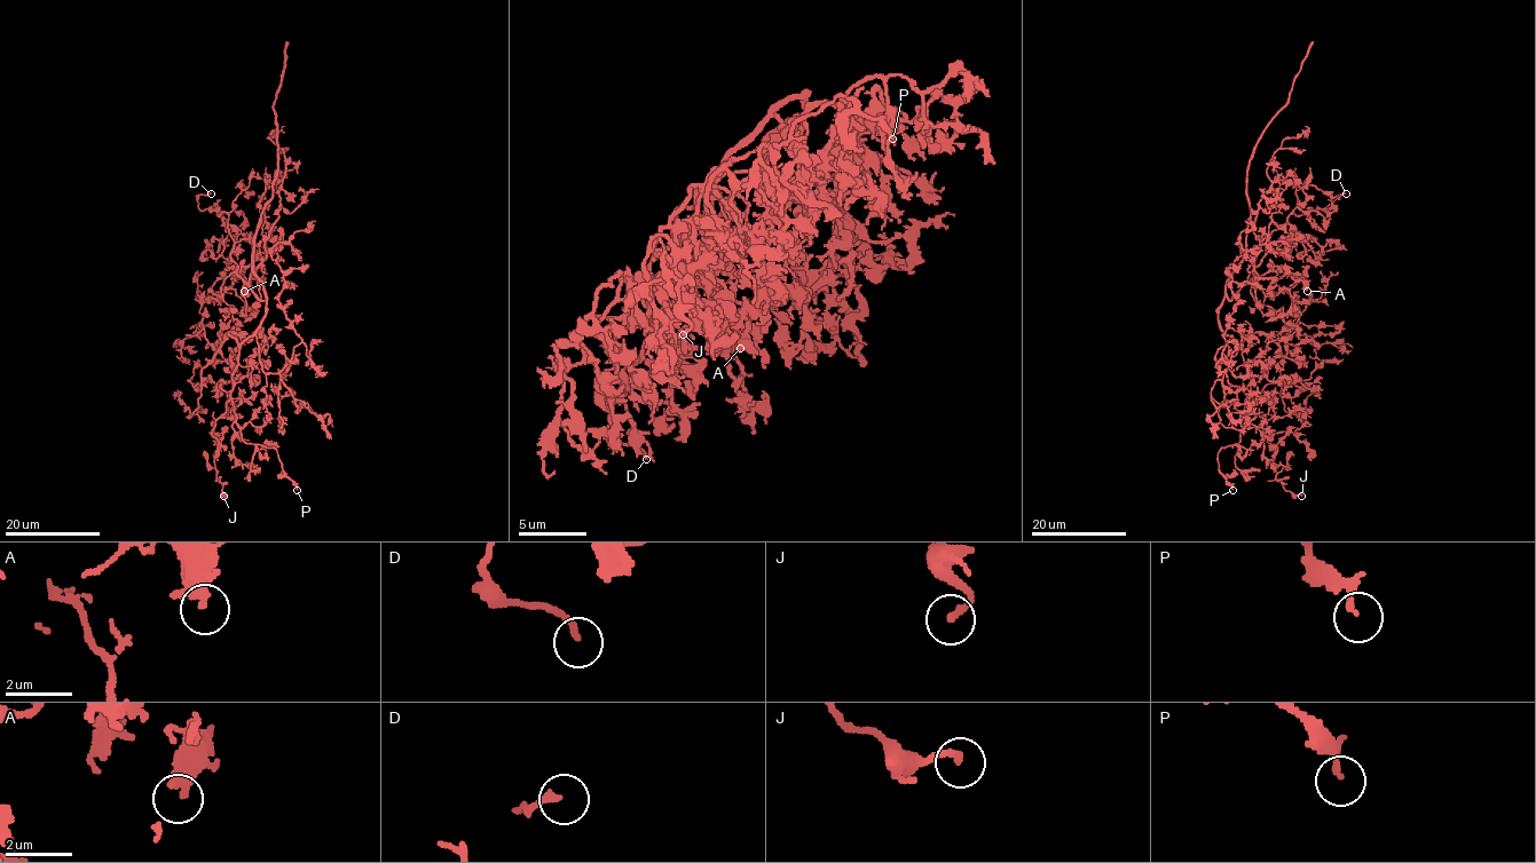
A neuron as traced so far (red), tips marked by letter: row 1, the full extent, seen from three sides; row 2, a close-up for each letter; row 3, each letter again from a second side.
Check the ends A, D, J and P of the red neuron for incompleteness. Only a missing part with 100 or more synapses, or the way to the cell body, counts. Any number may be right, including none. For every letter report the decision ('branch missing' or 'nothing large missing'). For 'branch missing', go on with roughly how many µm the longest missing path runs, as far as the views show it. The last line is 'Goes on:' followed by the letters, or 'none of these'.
A: nothing large missing
D: nothing large missing
J: nothing large missing
P: nothing large missing
Goes on: none of these

